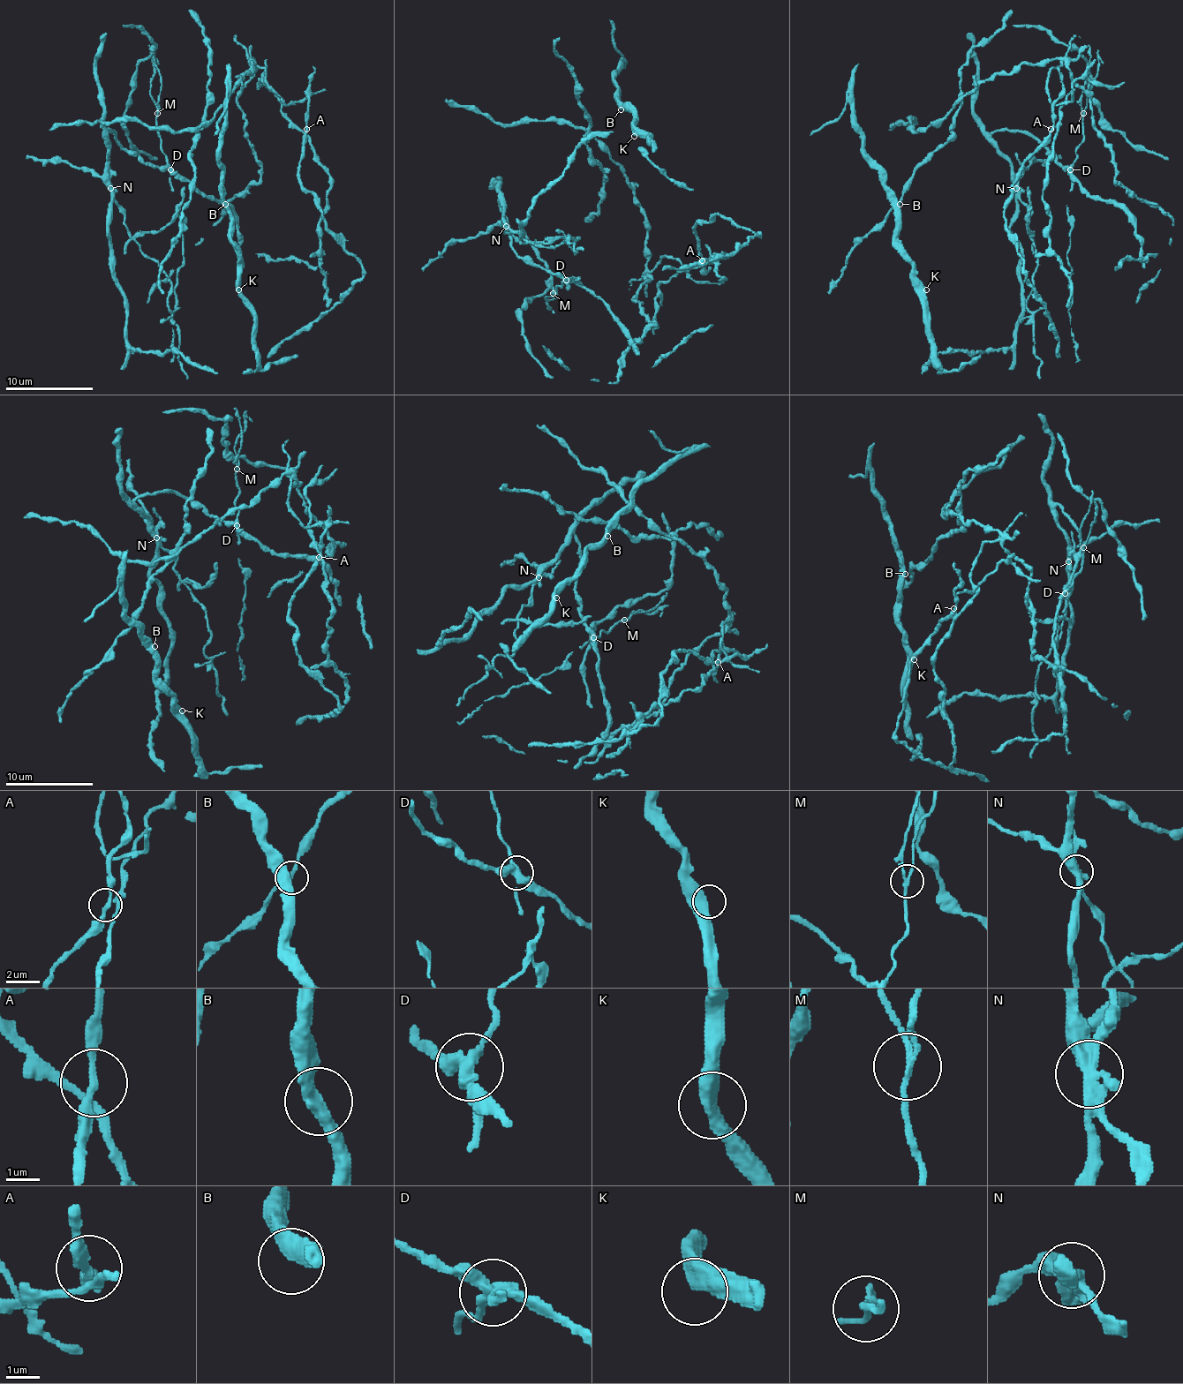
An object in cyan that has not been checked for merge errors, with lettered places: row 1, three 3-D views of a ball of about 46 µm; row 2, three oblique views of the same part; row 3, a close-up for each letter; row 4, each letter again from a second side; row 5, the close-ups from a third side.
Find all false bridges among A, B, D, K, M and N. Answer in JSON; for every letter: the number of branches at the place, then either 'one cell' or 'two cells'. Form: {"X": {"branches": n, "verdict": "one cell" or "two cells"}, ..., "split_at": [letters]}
{"A": {"branches": 4, "verdict": "one cell"}, "B": {"branches": 2, "verdict": "one cell"}, "D": {"branches": 4, "verdict": "two cells"}, "K": {"branches": 2, "verdict": "one cell"}, "M": {"branches": 3, "verdict": "two cells"}, "N": {"branches": 2, "verdict": "two cells"}, "split_at": ["D", "M", "N"]}

